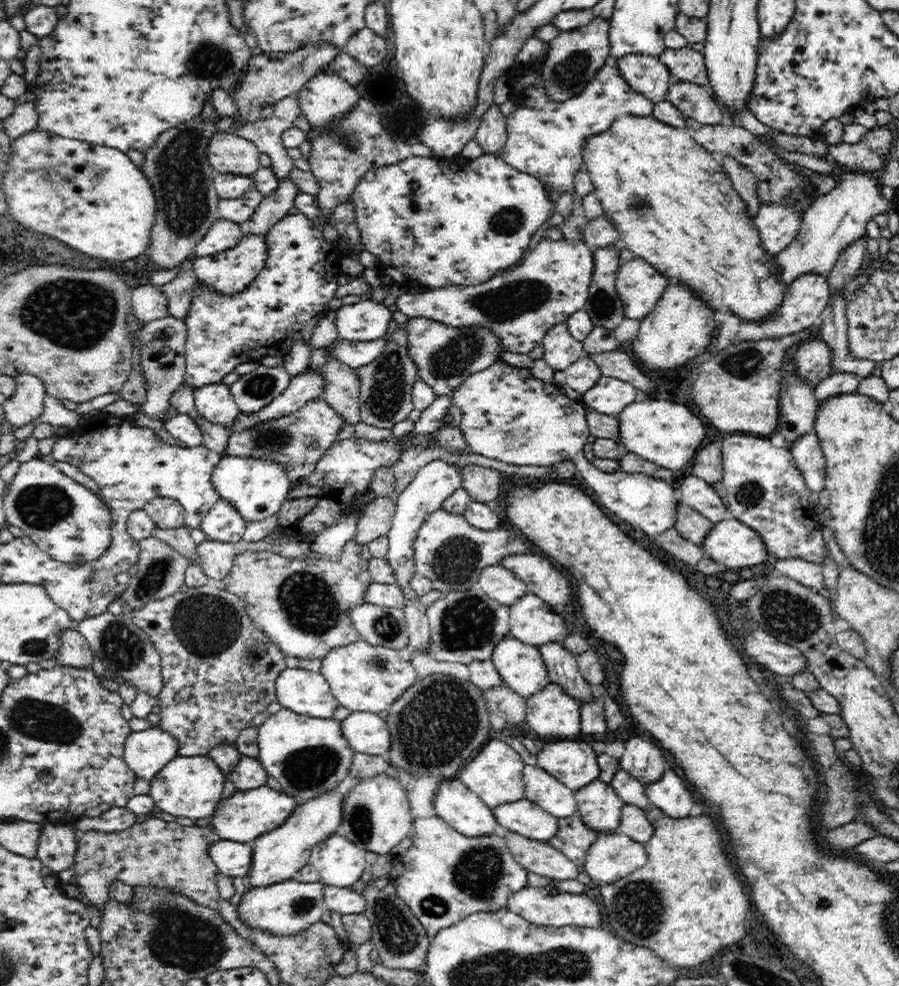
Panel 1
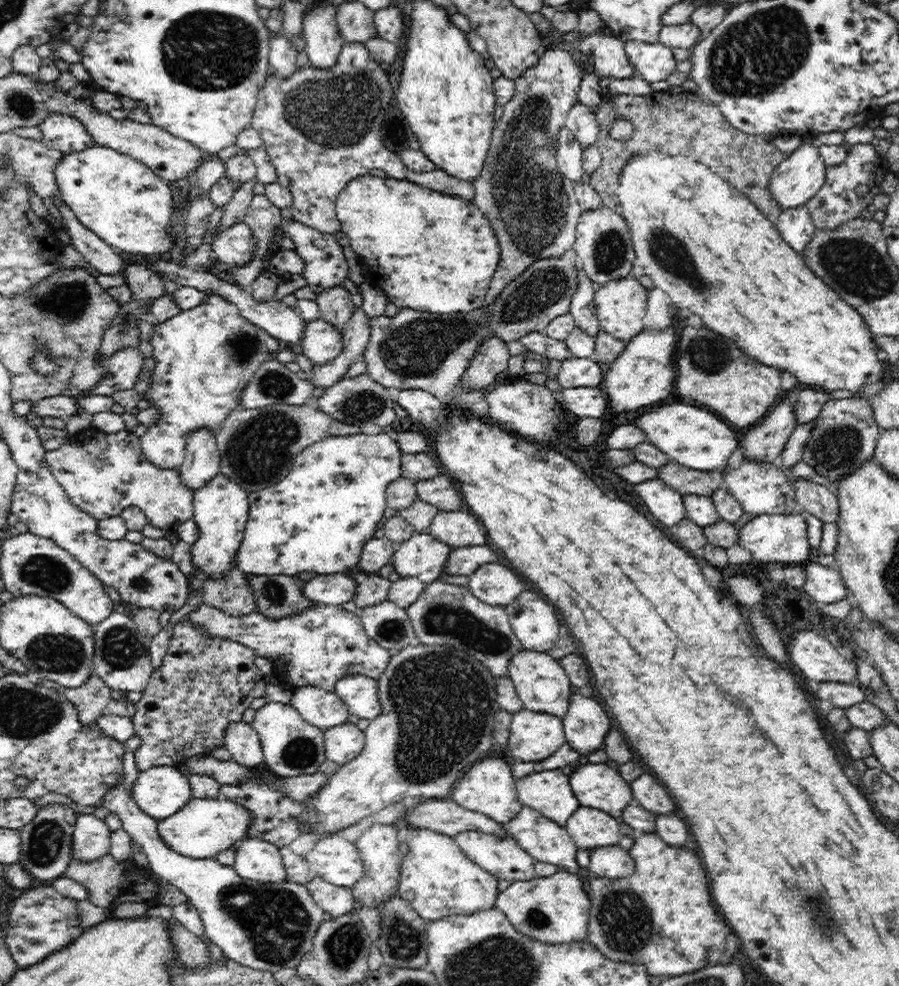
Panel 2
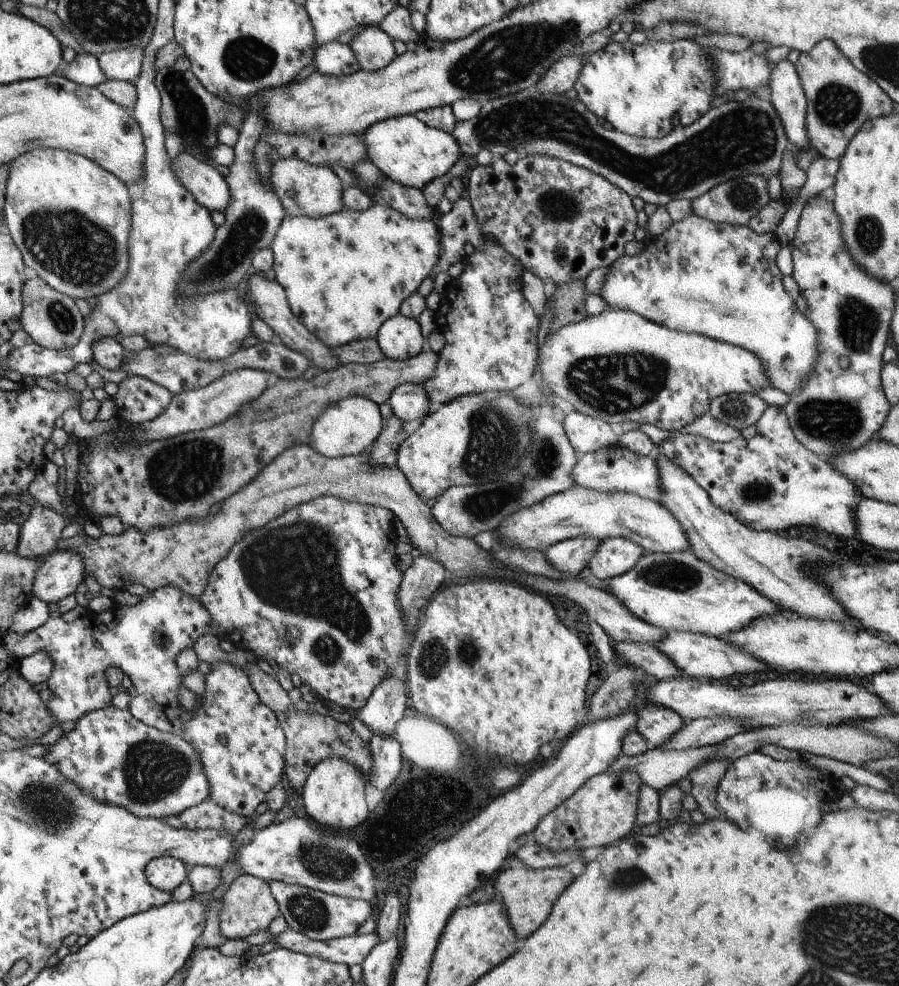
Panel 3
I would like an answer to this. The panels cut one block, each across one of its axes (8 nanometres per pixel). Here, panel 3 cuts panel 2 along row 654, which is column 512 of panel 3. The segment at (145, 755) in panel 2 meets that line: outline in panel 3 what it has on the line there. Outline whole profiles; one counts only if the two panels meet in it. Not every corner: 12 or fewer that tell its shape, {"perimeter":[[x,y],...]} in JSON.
{"perimeter":[[547,155],[468,172],[467,199],[548,287],[610,267],[632,198]]}

